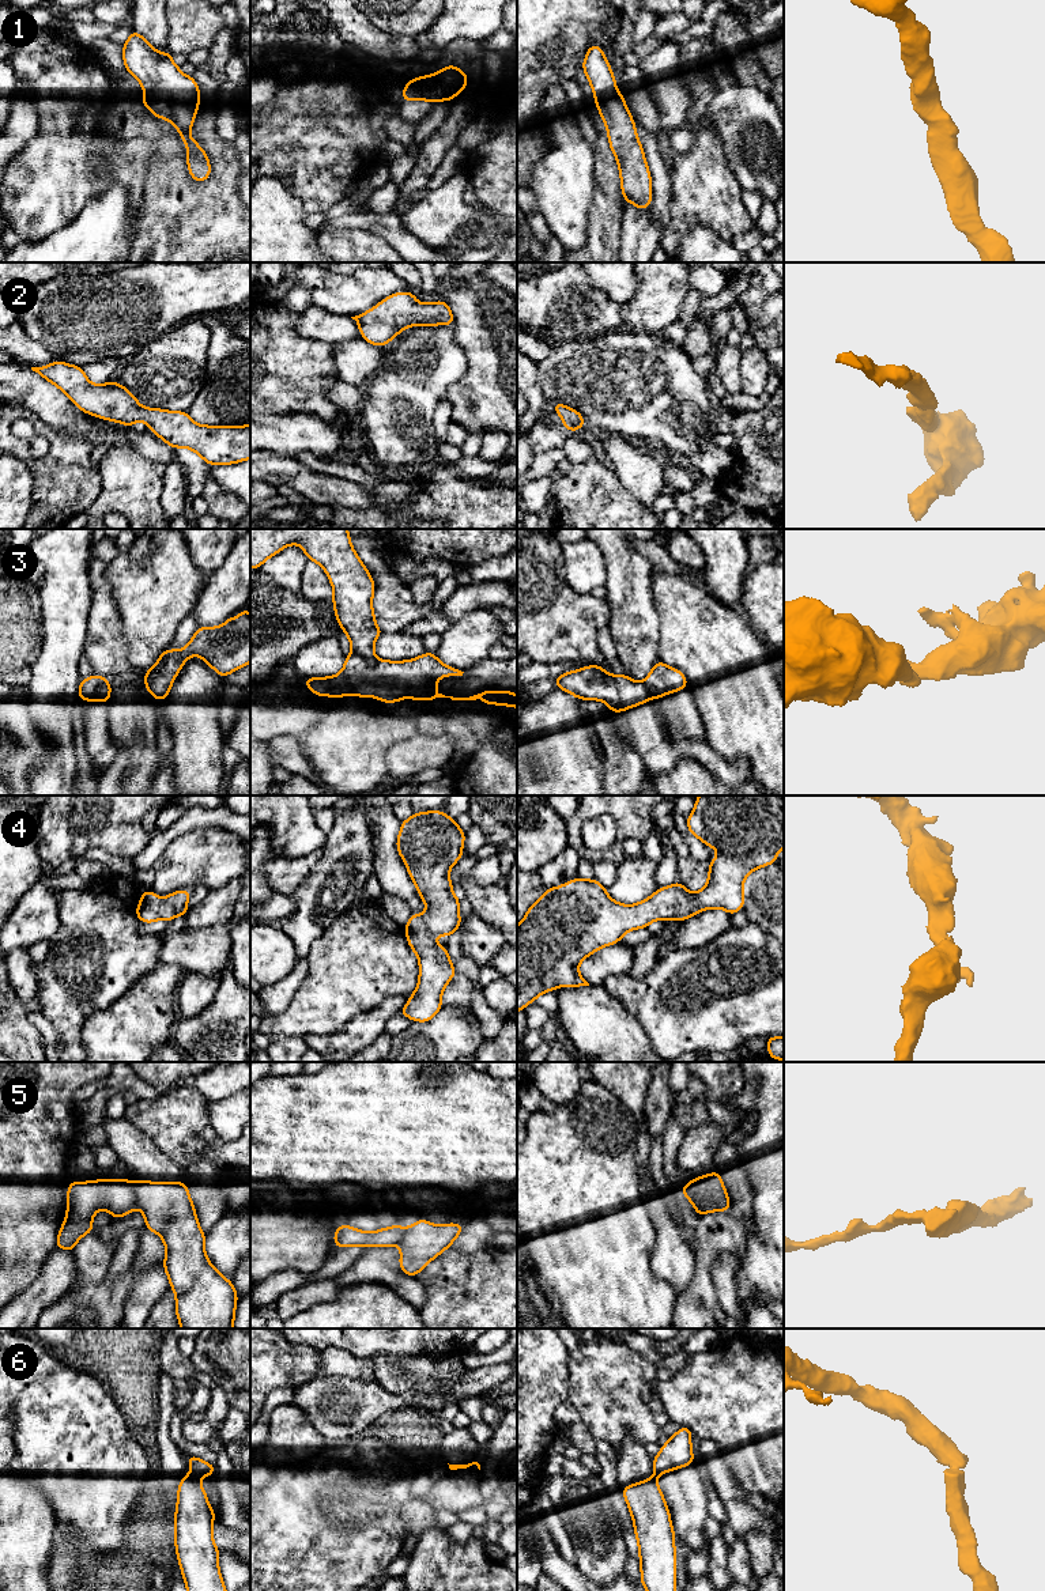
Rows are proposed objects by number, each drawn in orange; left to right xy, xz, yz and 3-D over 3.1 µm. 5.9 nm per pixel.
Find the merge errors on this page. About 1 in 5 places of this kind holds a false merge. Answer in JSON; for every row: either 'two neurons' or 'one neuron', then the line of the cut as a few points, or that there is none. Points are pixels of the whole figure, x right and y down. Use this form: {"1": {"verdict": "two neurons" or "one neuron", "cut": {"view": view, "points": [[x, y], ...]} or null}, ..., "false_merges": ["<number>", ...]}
{"1": {"verdict": "one neuron", "cut": null}, "2": {"verdict": "one neuron", "cut": null}, "3": {"verdict": "two neurons", "cut": {"view": "xy", "points": [[109, 690], [100, 688], [90, 699]]}}, "4": {"verdict": "one neuron", "cut": null}, "5": {"verdict": "two neurons", "cut": {"view": "xy", "points": [[131, 1182], [135, 1190], [136, 1205]]}}, "6": {"verdict": "two neurons", "cut": {"view": "xy", "points": [[191, 1474], [197, 1477]]}}, "false_merges": ["3", "5", "6"]}

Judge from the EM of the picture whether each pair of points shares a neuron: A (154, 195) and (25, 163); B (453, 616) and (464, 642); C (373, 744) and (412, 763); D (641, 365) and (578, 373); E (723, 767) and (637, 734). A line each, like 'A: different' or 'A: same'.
A: different
B: different
C: different
D: same
E: same

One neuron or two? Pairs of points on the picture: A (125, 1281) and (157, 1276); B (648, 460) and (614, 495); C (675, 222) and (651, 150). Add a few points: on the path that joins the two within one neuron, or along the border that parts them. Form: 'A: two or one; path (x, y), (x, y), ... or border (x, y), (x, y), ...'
A: two; border (162, 1265), (147, 1268), (138, 1276), (123, 1310)
B: two; border (604, 460), (621, 484), (648, 506)
C: two; border (671, 176), (671, 214), (660, 238)

